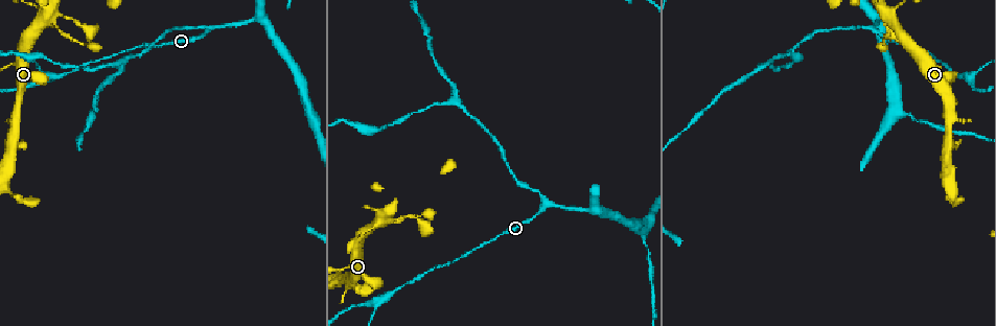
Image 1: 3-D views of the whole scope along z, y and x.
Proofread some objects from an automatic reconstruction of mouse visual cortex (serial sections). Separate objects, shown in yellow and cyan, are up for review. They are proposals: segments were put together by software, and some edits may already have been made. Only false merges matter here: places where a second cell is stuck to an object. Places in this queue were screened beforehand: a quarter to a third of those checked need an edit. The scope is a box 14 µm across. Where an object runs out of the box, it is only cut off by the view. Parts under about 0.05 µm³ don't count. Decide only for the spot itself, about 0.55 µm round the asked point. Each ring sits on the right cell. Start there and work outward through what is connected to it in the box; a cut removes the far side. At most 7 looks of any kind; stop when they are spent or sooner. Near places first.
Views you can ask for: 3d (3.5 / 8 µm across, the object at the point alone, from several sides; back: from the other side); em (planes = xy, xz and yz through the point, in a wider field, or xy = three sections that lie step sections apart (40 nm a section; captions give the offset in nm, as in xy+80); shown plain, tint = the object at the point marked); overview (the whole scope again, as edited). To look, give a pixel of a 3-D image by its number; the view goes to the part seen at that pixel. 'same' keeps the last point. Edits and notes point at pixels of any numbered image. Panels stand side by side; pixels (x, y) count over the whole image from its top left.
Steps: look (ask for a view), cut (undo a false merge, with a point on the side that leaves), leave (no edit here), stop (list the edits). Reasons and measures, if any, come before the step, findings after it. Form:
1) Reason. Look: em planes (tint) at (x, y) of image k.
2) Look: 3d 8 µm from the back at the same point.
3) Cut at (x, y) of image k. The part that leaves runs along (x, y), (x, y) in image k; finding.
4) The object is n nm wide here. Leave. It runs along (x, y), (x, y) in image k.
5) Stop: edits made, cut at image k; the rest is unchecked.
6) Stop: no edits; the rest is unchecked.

Branch point. Look: 3d 8 µm at (871, 27) of image 1.

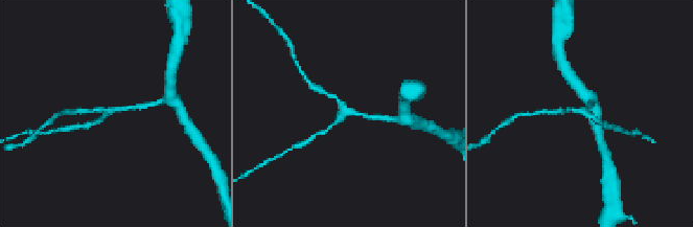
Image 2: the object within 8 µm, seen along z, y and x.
Look: 3d 3.5 µm at (108, 114) of image 2.

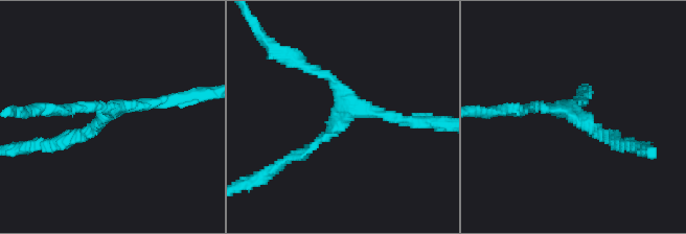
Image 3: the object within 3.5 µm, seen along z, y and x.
Now the EM. Look: em xy step 1 (tint) at (347, 110) of image 3.

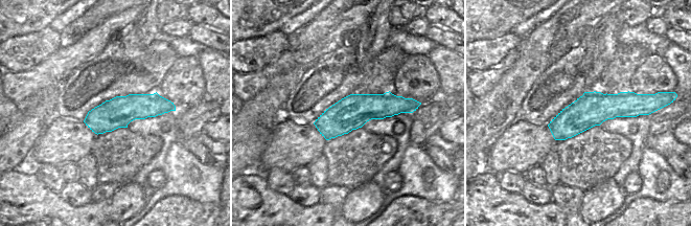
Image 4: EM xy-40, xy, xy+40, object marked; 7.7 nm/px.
The object is 260 nm wide here. Leave. It runs along (651, 109), (596, 107), (551, 126) in image 4; continuous, no second cell.

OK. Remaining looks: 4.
Abrupt turn. Look: 3d 8 µm at (382, 218) of image 1.

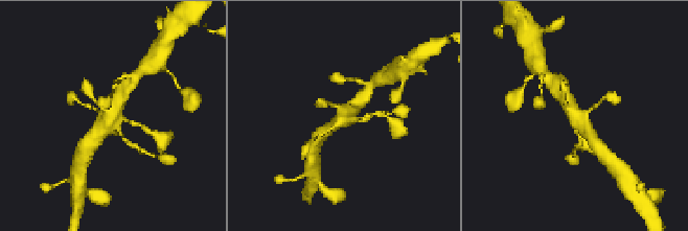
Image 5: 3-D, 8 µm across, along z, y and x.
Need the tissue. Look: em planes (tint) at (344, 118) of image 5.

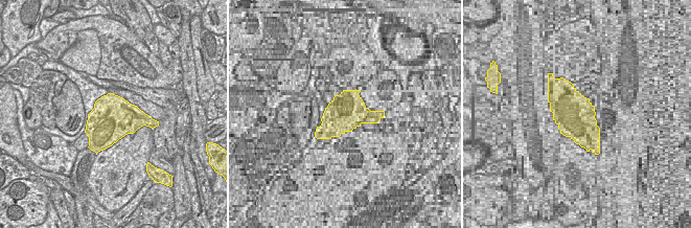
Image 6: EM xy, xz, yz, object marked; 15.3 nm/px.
Leave. It runs along (89, 140), (110, 121), (121, 97) in image 5; continuous, no second cell.

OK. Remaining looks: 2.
Sharp bend. Look: 3d 3.5 µm at (261, 19) of image 1.

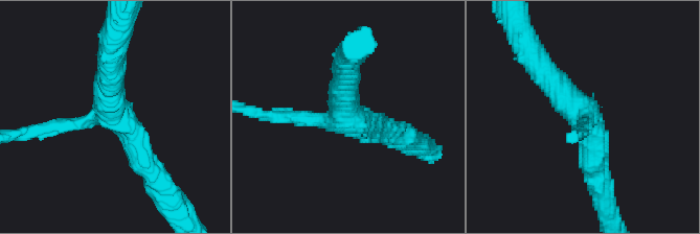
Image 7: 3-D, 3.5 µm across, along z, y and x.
3 arms meet here; the arms are 200, 350, 450 nm wide; now the EM. Look: em xy step 2 (tint) at (111, 116) of image 7.

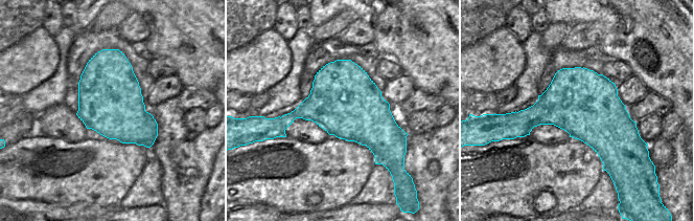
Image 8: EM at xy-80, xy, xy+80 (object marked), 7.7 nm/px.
Leave. It runs along (45, 130), (116, 114), (149, 168) in image 7; all the same cell.

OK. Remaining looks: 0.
Stop: no edits; the rest is unchecked.

